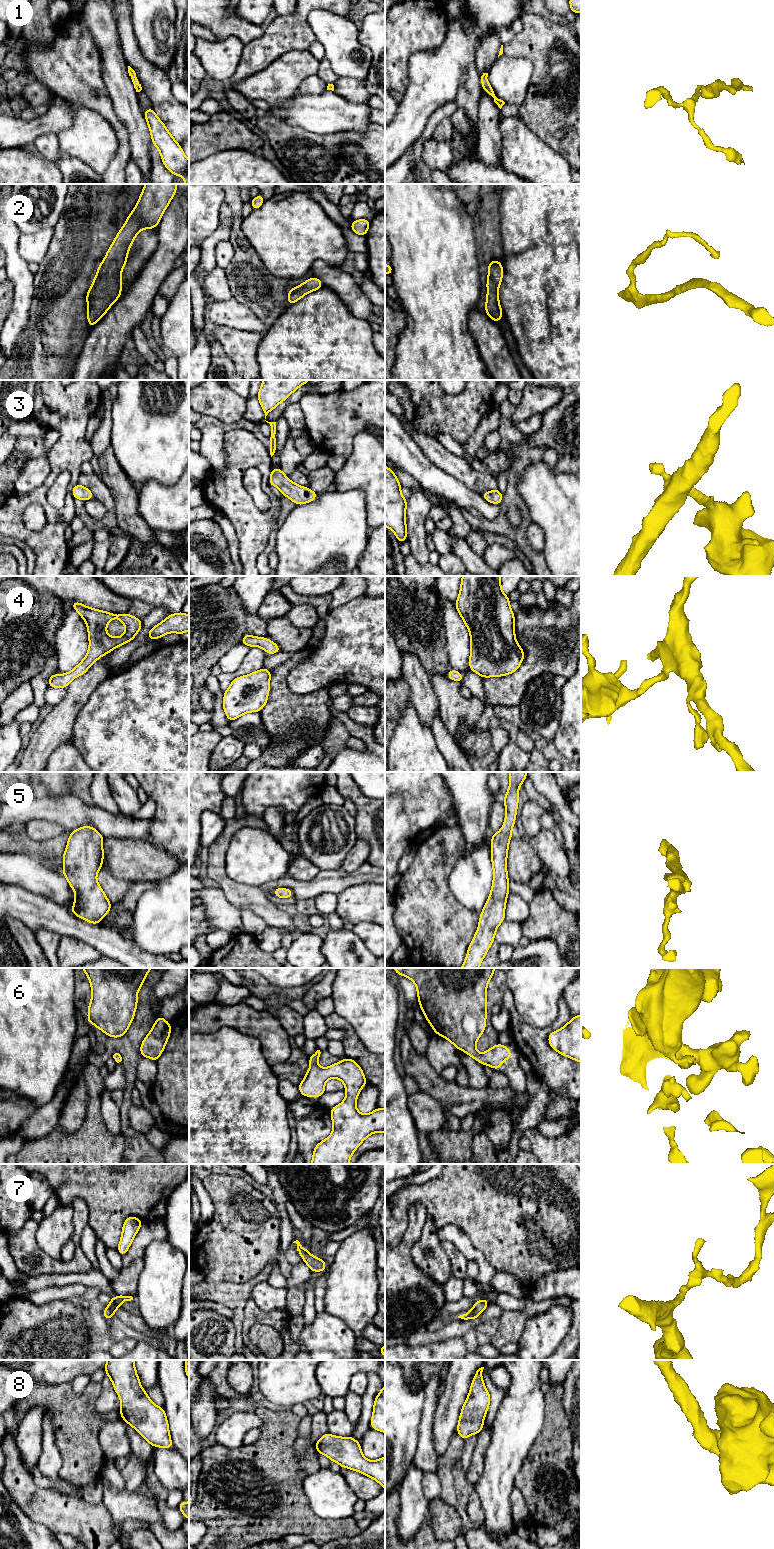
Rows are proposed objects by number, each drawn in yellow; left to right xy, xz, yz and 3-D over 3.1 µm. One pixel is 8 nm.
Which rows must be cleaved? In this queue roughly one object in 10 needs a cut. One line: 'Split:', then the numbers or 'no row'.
Split: no row

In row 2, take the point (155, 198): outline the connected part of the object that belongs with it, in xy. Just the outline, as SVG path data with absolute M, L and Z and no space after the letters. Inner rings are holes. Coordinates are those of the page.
M145 184L138 203L109 247L87 292L90 329L122 295L121 273L135 237L143 228L153 229L159 224L176 190L177 184Z

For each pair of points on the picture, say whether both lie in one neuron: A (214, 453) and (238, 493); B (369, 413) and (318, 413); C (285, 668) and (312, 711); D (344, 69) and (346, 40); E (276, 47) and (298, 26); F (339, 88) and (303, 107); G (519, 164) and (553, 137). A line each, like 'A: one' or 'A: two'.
A: two
B: one
C: one
D: one
E: one
F: two
G: two

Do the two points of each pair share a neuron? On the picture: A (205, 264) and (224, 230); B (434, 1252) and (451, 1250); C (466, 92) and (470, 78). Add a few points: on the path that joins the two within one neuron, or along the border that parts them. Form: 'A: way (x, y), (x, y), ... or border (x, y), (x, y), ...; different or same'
A: way (208, 256), (208, 246), (216, 238); same
B: border (441, 1242), (449, 1259), (452, 1273); different
C: way (469, 89), (470, 81); same

